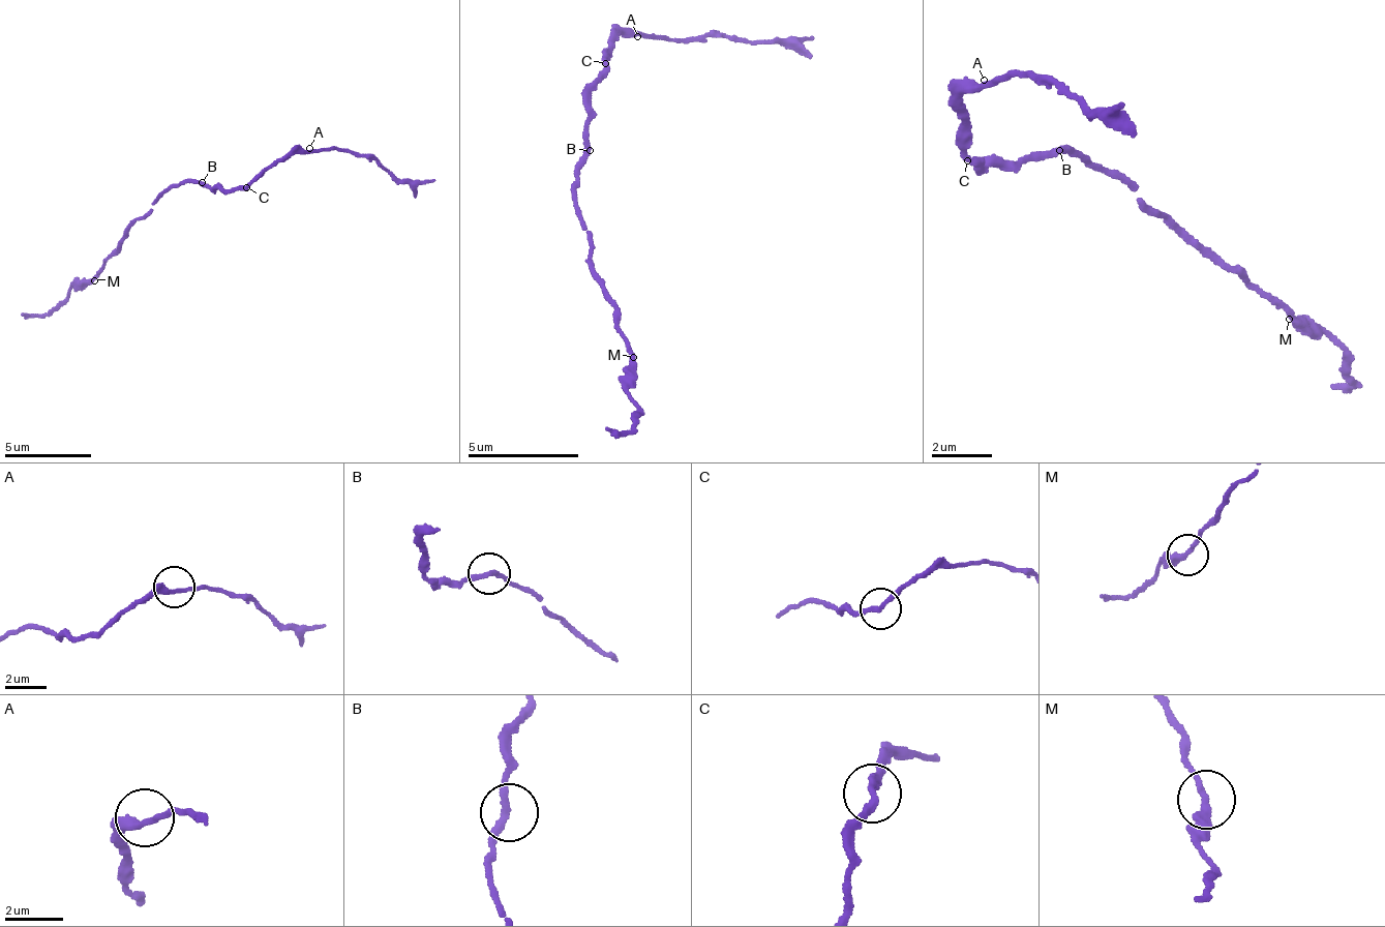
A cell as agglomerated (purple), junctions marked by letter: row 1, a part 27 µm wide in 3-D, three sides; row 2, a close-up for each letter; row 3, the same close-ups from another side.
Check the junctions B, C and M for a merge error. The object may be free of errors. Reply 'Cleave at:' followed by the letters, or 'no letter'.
Cleave at: no letter

